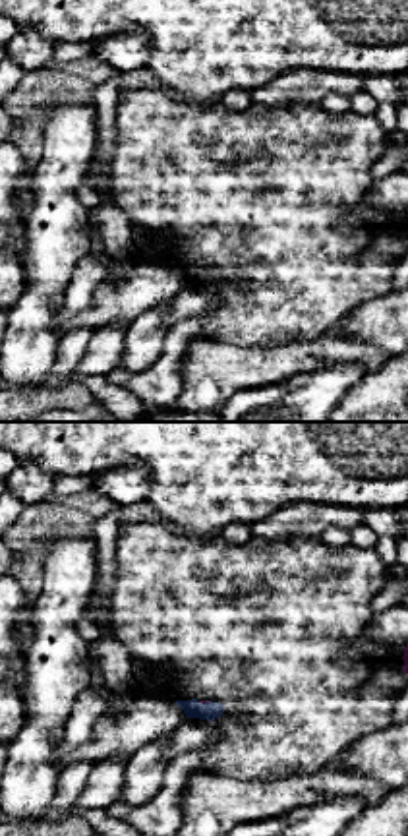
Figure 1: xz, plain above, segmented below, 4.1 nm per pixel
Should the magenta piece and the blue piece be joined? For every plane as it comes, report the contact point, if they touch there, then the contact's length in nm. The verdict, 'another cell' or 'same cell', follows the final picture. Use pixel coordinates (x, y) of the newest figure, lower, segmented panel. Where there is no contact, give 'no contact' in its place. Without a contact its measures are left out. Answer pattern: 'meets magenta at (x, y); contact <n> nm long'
meets magenta at (205, 701); contact 60 nm long

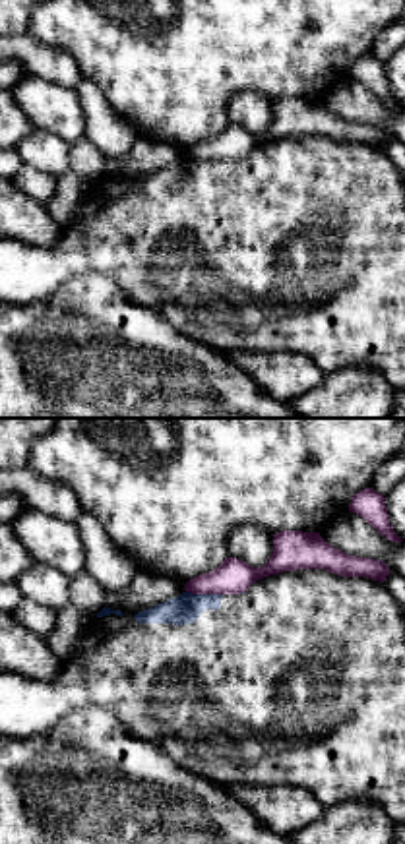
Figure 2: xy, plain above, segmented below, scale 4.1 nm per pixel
meets magenta at (204, 593); contact 150 nm long

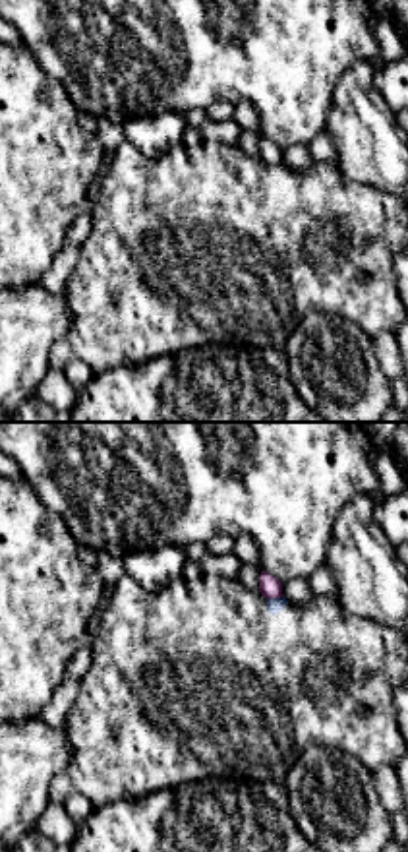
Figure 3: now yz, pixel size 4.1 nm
meets magenta at (273, 597); contact 70 nm long

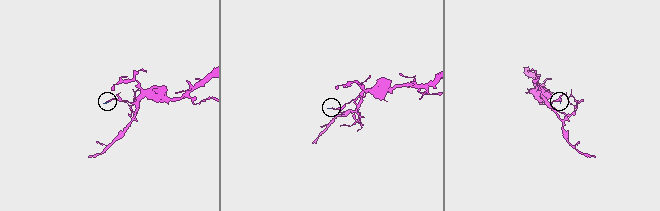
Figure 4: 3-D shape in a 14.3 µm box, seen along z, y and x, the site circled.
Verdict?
another cell

